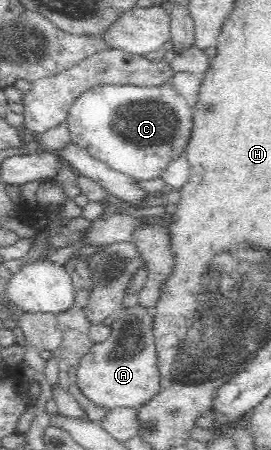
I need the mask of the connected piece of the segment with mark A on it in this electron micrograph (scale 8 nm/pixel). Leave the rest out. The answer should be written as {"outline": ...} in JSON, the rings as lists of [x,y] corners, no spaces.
{"outline":[[[137,303],[134,307],[122,307],[113,318],[108,339],[93,344],[81,359],[77,371],[79,386],[84,395],[100,407],[141,408],[156,397],[161,388],[154,309]]]}

